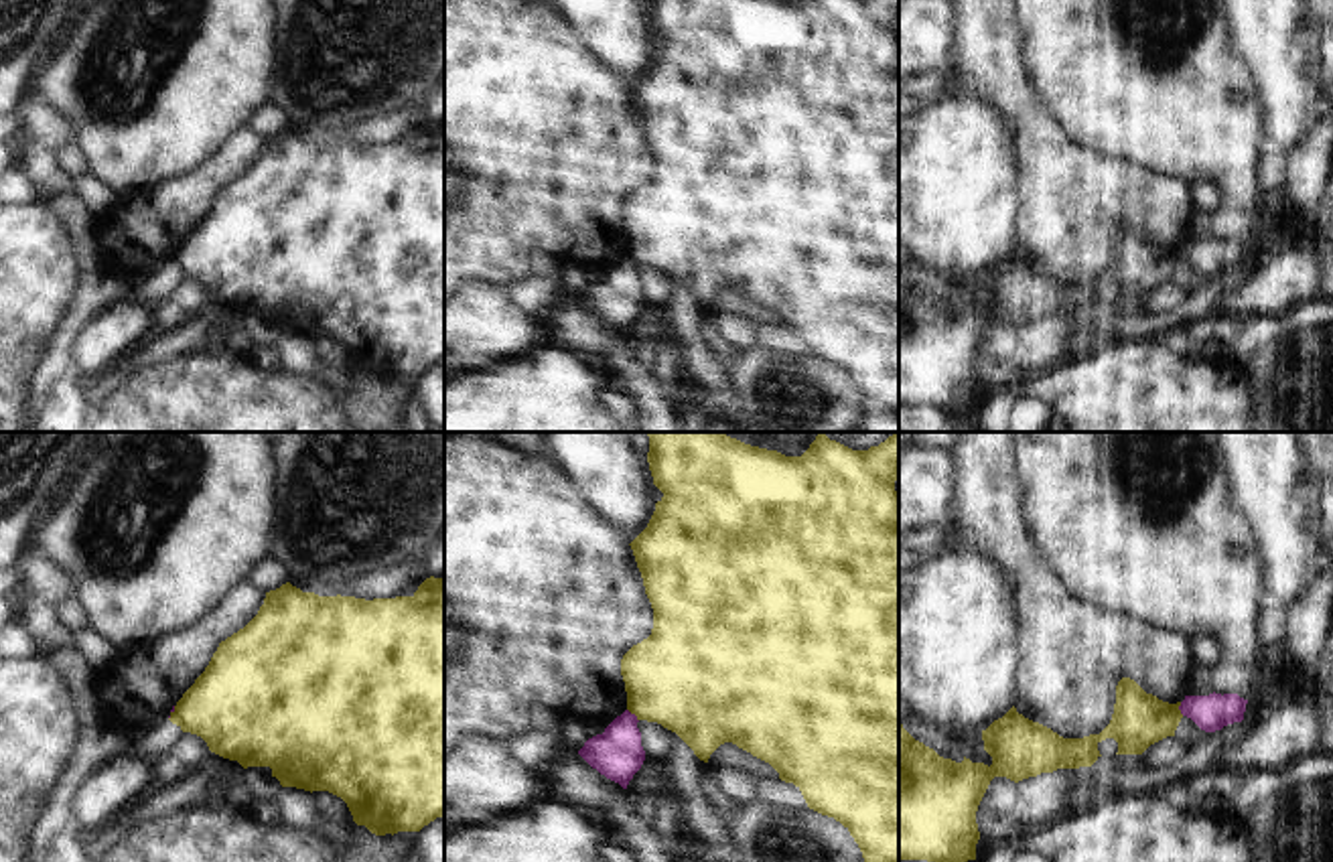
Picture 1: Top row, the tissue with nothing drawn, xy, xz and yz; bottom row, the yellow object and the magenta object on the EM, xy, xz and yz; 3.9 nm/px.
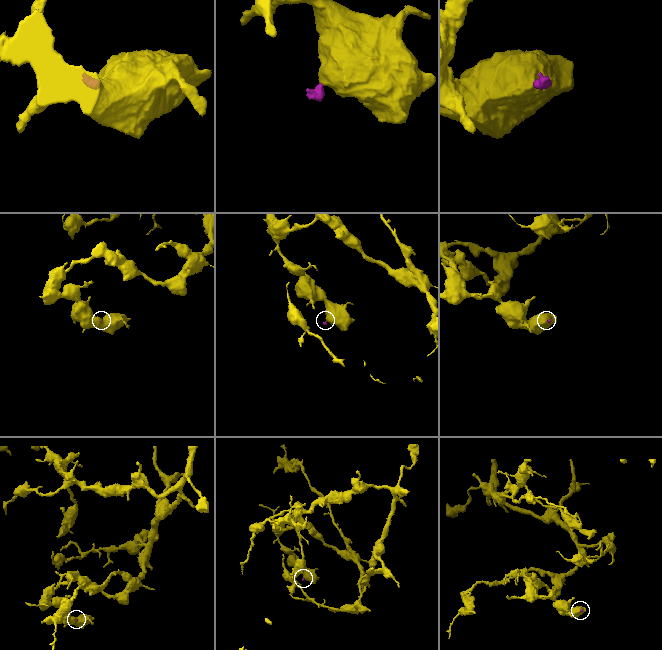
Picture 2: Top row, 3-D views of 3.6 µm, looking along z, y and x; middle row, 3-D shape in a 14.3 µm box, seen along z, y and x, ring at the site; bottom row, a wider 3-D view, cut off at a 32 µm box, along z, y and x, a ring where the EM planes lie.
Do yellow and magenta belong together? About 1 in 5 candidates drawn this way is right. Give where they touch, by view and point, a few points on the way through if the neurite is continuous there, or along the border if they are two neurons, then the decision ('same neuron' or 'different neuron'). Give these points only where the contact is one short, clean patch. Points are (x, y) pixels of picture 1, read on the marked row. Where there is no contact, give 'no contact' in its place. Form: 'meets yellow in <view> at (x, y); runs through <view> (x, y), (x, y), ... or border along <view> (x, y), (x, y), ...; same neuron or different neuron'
meets yellow in xz at (634, 712); border along xz (627, 708), (638, 721); different neuron

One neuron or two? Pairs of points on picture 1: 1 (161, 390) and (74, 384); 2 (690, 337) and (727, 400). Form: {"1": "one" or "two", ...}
{"1": "two", "2": "one"}

